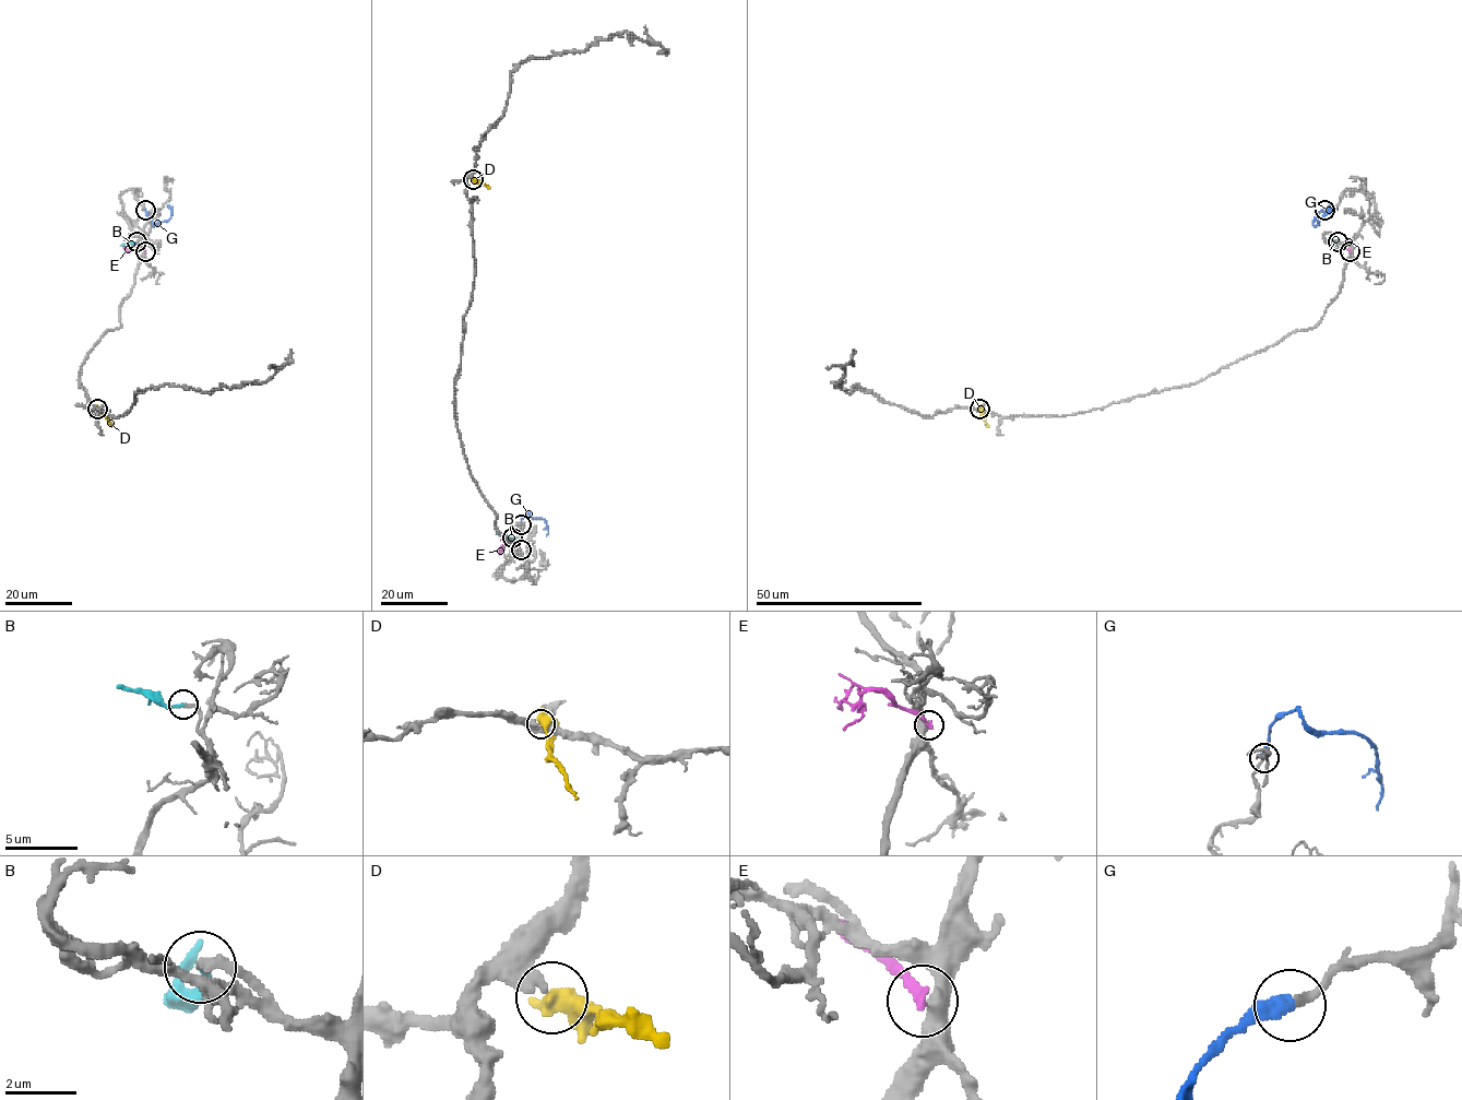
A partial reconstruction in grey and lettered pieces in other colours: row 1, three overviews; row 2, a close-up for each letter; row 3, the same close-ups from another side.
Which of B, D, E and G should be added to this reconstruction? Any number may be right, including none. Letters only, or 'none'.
B, G

